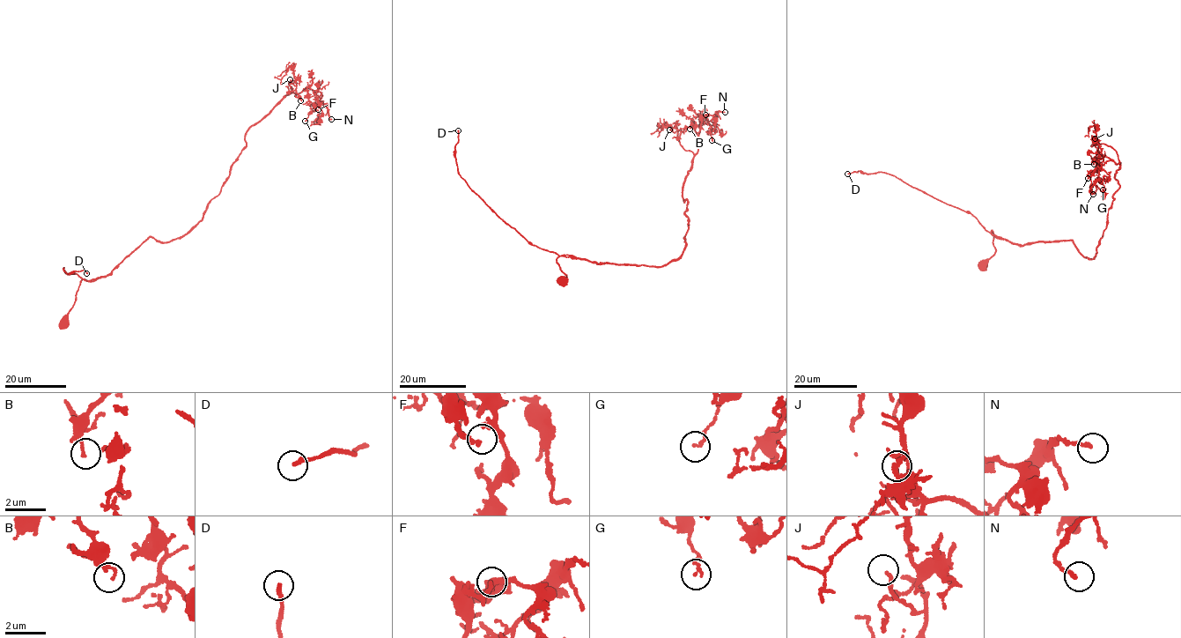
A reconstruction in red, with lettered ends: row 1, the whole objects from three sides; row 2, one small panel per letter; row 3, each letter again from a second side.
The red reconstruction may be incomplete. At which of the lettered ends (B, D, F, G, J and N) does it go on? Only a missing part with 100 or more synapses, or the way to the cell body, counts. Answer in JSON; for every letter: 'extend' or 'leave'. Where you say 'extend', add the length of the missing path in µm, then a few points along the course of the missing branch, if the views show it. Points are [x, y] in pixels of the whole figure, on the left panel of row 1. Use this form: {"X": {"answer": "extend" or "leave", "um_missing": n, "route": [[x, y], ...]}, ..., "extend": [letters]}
{"B": {"answer": "leave"}, "D": {"answer": "leave"}, "F": {"answer": "leave"}, "G": {"answer": "leave"}, "J": {"answer": "leave"}, "N": {"answer": "leave"}, "extend": []}

